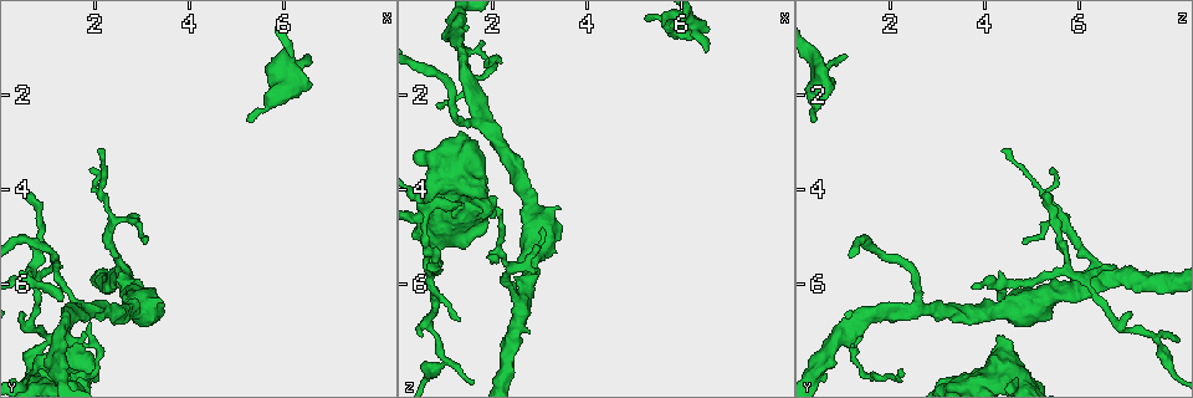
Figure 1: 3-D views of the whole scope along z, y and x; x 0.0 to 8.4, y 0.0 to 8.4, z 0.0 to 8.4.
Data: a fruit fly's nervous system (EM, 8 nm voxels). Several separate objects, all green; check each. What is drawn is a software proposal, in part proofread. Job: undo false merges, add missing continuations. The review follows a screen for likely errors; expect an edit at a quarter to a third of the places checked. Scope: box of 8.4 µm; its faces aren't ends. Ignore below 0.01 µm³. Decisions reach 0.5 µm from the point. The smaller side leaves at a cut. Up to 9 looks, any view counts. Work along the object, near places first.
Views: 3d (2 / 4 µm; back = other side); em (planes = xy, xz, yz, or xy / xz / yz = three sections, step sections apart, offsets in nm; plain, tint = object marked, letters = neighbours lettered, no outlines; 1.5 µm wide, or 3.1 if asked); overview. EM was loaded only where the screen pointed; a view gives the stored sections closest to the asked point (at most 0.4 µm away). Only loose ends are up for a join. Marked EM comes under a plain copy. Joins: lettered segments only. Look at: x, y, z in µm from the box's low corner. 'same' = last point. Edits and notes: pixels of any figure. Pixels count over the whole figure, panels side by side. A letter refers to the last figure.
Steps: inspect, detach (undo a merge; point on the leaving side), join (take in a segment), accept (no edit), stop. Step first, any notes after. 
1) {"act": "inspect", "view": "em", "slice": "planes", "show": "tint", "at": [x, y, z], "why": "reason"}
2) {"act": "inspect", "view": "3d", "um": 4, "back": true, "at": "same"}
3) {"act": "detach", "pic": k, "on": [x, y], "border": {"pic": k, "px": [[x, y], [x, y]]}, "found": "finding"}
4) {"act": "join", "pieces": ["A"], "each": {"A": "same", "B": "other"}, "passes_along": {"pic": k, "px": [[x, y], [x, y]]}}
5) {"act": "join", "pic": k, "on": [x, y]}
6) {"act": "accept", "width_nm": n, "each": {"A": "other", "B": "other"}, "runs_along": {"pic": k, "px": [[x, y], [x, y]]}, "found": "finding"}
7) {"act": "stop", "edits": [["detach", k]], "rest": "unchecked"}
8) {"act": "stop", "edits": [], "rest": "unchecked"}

{"act": "inspect", "view": "em", "slice": "planes", "show": "letters", "at": [2.60, 5.80, 6.35], "why": "sharp bend"}

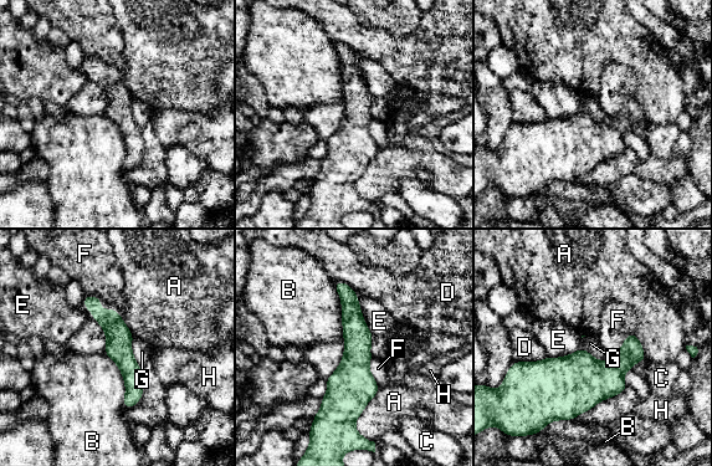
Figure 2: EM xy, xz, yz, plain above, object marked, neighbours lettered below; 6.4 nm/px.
{"act": "accept", "each": {"A": "other", "B": "other", "C": "other", "D": "other", "E": "other", "F": "other", "G": "other", "H": "other"}, "border": {"pic": 2, "px": [[333, 281], [341, 302], [343, 342]]}, "found": "continuous, no second neuron"}

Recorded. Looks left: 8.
{"act": "inspect", "view": "3d", "um": 2, "at": [0.55, 6.00, 4.35], "why": "arms part here"}

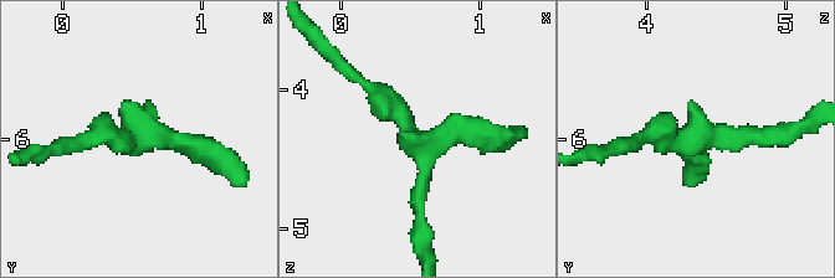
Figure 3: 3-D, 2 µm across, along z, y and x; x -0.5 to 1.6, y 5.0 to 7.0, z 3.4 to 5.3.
{"act": "inspect", "view": "em", "slice": "yz", "step": 8, "show": "tint", "at": [0.62, 5.96, 4.40]}

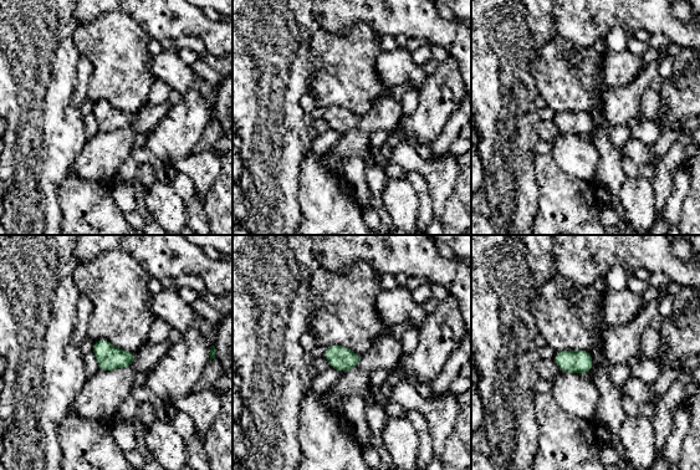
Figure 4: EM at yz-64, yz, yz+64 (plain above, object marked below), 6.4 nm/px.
{"act": "inspect", "view": "em", "slice": "planes", "show": "letters", "at": "same", "why": "another direction"}

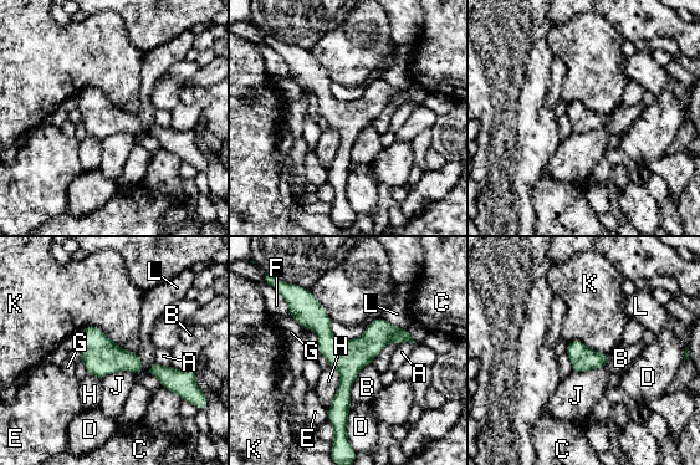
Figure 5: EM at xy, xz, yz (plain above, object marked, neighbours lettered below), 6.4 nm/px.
{"act": "accept", "each": {"A": "other", "B": "other", "C": "other", "D": "other", "E": "other", "F": "other", "G": "other", "H": "other", "J": "other", "K": "other", "L": "other"}, "runs_along": {"pic": 5, "px": [[306, 295], [345, 361], [342, 430]]}, "found": "one neuron here"}

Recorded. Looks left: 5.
{"act": "inspect", "view": "em", "slice": "xz", "step": 8, "show": "letters", "at": [0.80, 7.75, 2.25], "why": "branch stops here"}

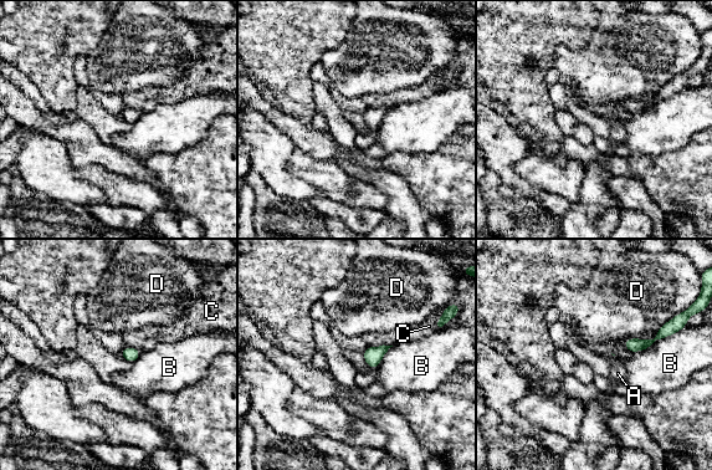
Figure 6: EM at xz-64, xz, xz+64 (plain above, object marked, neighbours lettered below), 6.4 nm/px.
{"act": "accept", "each": {"A": "other", "B": "other", "C": "other", "D": "other"}, "found": "none of them fits"}

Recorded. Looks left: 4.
{"act": "inspect", "view": "3d", "um": 2, "at": [6.55, 1.20, 1.05], "why": "free end"}

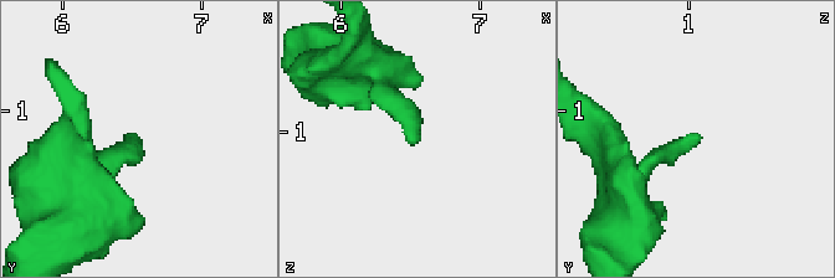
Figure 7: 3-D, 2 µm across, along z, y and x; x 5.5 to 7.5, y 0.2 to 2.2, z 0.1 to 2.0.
{"act": "inspect", "view": "em", "slice": "planes", "show": "letters", "at": [6.54, 1.18, 1.06], "why": "shape alone is not enough"}

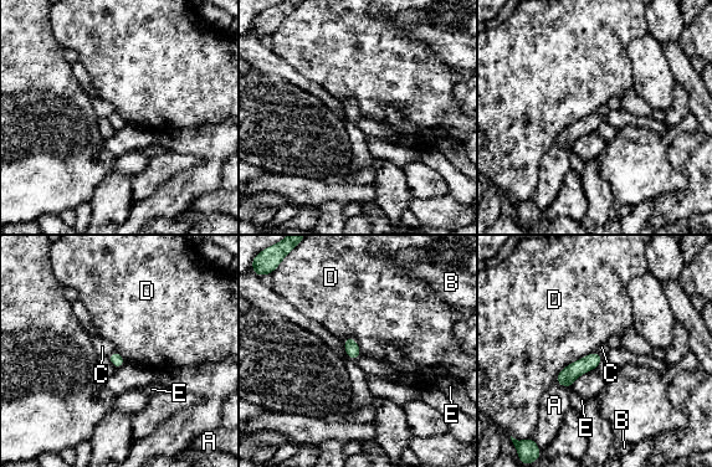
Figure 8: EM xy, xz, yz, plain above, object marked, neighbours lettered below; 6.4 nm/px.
{"act": "accept", "each": {"A": "other", "B": "other", "C": "other", "D": "other", "E": "other"}, "found": "no lettered segment goes on from it"}

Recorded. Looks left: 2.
{"act": "stop", "edits": [], "rest": "unchecked"}

